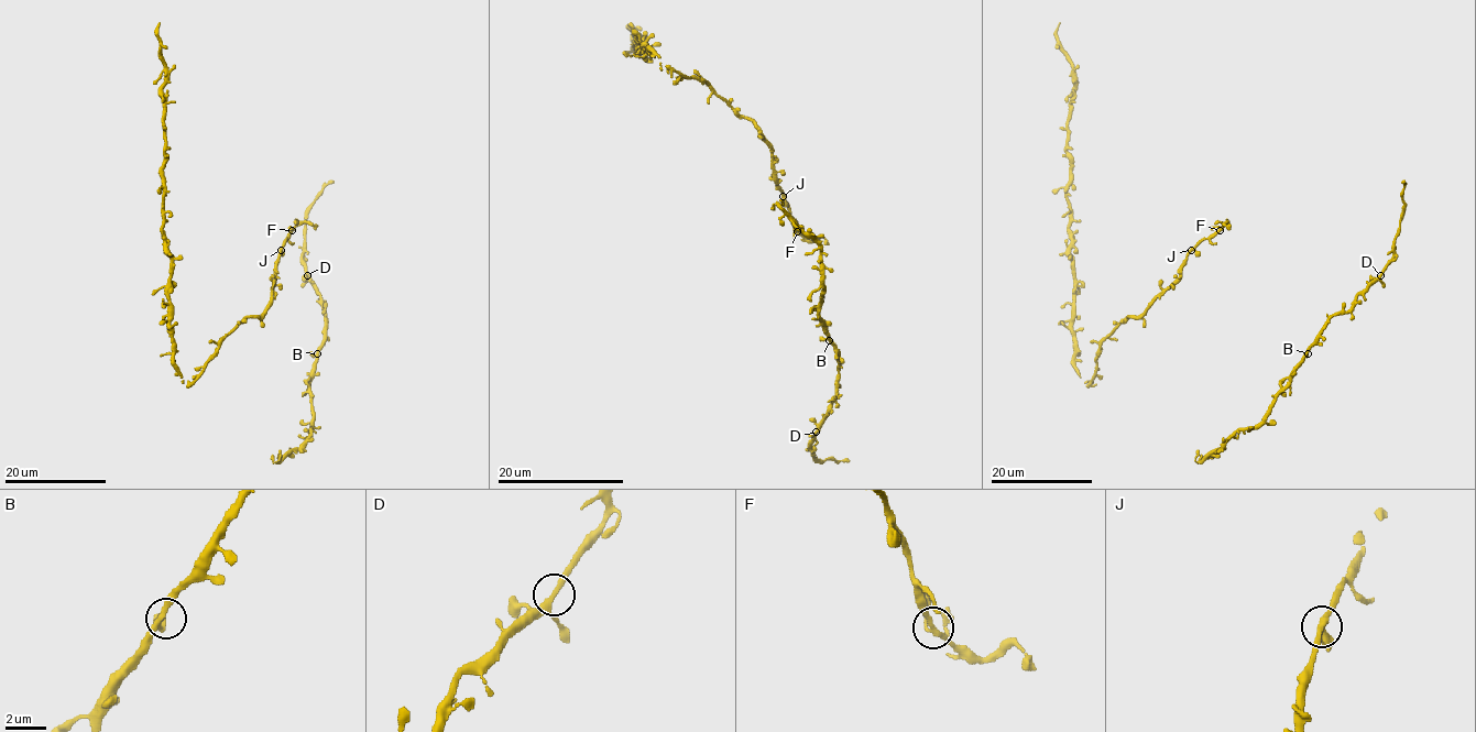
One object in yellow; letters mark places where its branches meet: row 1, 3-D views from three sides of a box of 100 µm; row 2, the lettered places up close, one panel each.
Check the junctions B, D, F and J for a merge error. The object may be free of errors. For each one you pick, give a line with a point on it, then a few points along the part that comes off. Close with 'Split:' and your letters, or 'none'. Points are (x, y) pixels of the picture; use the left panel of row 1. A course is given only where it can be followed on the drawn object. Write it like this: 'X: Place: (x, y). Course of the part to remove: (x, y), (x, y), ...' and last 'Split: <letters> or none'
Split: none

